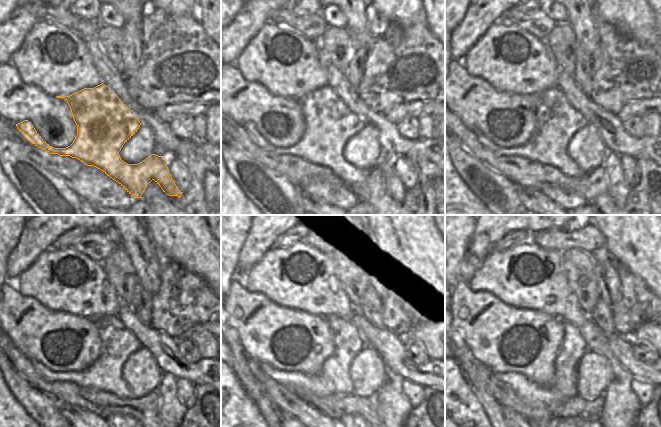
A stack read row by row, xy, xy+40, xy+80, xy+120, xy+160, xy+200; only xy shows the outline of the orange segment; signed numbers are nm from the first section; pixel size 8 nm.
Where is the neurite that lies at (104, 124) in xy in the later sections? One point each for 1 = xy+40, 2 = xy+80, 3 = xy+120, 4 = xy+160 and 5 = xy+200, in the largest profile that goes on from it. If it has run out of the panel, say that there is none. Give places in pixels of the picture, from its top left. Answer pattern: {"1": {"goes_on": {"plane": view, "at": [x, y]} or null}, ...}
{"1": {"goes_on": {"plane": "xy+40", "at": [329, 124]}}, "2": {"goes_on": {"plane": "xy+80", "at": [557, 121]}}, "3": {"goes_on": {"plane": "xy+120", "at": [117, 343]}}, "4": {"goes_on": {"plane": "xy+160", "at": [333, 378]}}, "5": {"goes_on": {"plane": "xy+200", "at": [573, 346]}}}

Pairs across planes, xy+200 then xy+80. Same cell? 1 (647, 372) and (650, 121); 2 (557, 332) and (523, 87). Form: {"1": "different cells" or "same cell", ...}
{"1": "different cells", "2": "different cells"}

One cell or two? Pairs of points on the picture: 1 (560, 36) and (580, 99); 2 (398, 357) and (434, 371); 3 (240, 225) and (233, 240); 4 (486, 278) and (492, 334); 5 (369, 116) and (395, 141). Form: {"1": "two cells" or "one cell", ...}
{"1": "two cells", "2": "one cell", "3": "one cell", "4": "two cells", "5": "one cell"}

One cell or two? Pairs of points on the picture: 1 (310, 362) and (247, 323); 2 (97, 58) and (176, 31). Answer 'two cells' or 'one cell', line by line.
1: one cell
2: two cells

